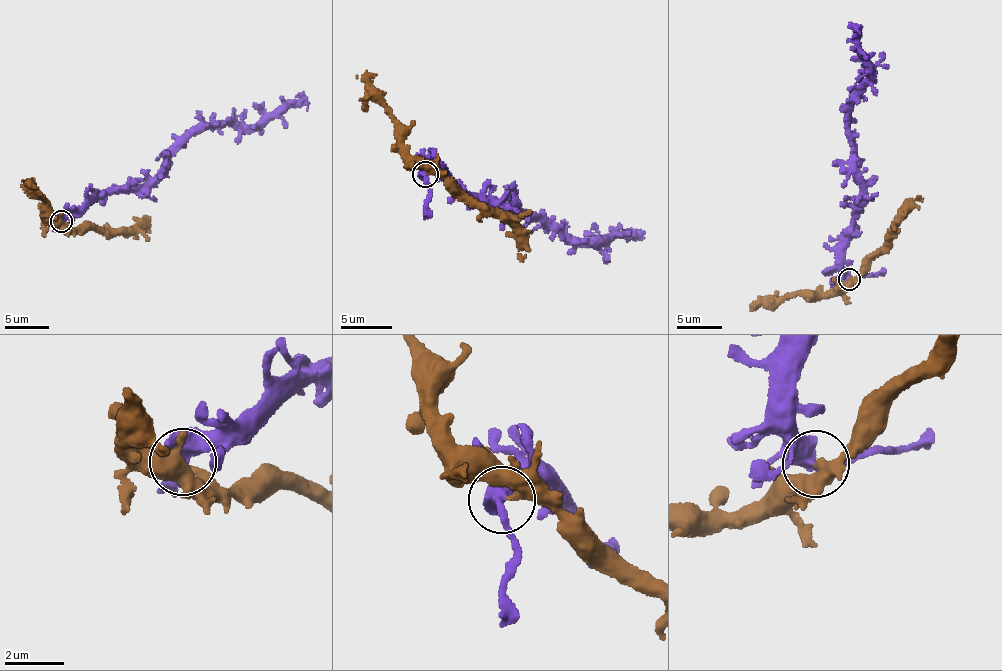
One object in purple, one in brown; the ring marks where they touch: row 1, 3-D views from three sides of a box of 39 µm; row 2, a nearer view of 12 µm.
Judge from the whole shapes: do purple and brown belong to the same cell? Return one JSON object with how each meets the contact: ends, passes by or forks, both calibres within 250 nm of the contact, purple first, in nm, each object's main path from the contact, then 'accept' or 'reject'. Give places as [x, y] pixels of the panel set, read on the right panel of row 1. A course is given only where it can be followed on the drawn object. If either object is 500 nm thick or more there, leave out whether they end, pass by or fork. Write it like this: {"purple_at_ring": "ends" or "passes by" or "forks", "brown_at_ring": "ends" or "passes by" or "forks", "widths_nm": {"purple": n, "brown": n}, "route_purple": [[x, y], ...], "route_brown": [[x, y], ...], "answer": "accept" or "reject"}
{"purple_at_ring": "passes by", "brown_at_ring": "ends", "widths_nm": {"purple": 440, "brown": 340}, "route_purple": [[848, 279], [842, 263], [863, 190], [847, 119], [855, 95], [872, 71], [859, 45], [860, 34]], "route_brown": [[849, 279], [855, 277], [884, 244], [900, 213], [916, 198], [923, 198]], "answer": "reject"}

